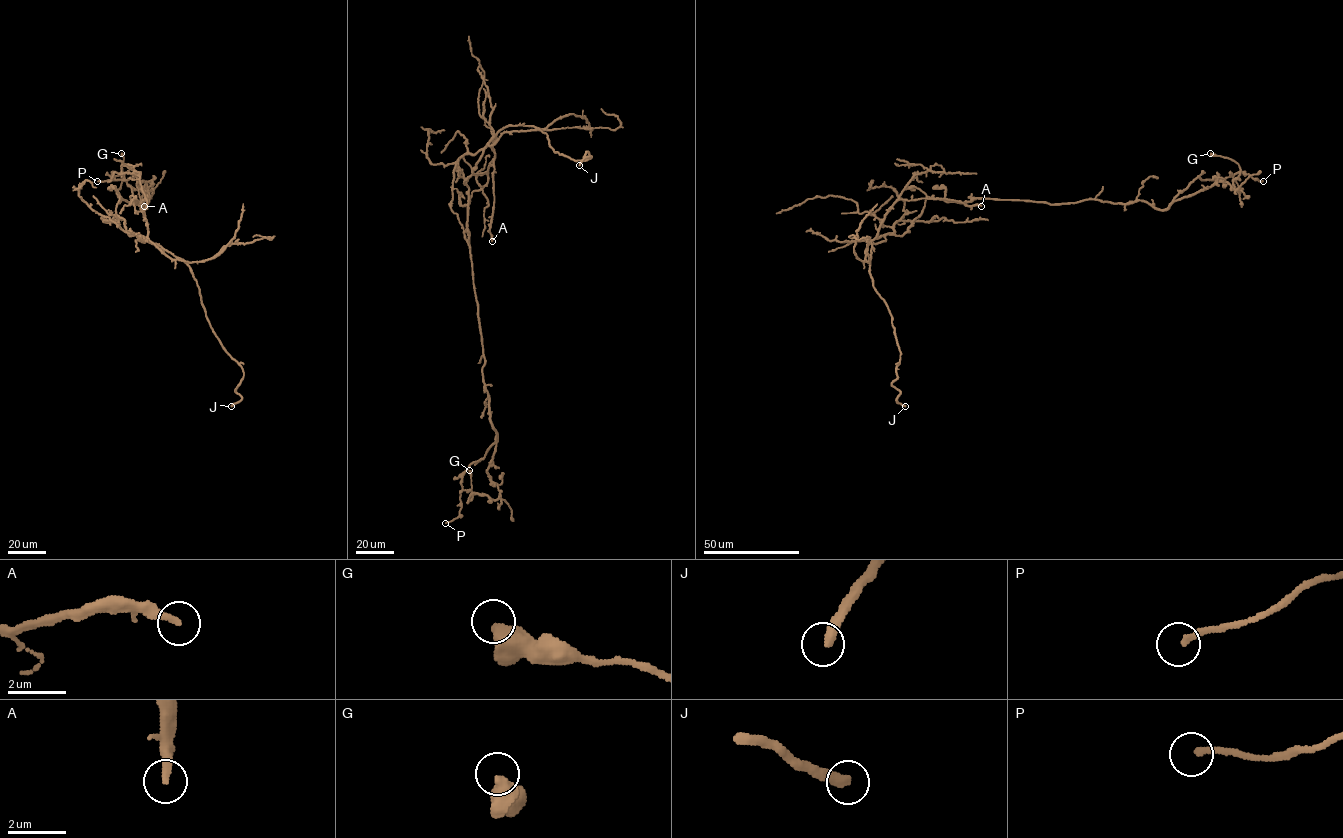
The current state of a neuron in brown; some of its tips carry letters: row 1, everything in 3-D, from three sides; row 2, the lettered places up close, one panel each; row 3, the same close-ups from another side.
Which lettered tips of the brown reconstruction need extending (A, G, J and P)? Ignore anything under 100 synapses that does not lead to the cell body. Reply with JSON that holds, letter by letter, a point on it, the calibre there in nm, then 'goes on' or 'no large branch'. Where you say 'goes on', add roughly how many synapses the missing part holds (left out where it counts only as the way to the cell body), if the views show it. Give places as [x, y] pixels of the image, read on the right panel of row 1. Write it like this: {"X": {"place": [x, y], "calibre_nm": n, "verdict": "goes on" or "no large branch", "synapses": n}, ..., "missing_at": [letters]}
{"A": {"place": [981, 206], "calibre_nm": 280, "verdict": "no large branch"}, "G": {"place": [1210, 153], "calibre_nm": 550, "verdict": "no large branch"}, "J": {"place": [905, 406], "calibre_nm": 360, "verdict": "goes on"}, "P": {"place": [1263, 181], "calibre_nm": 200, "verdict": "no large branch"}, "missing_at": ["J"]}

